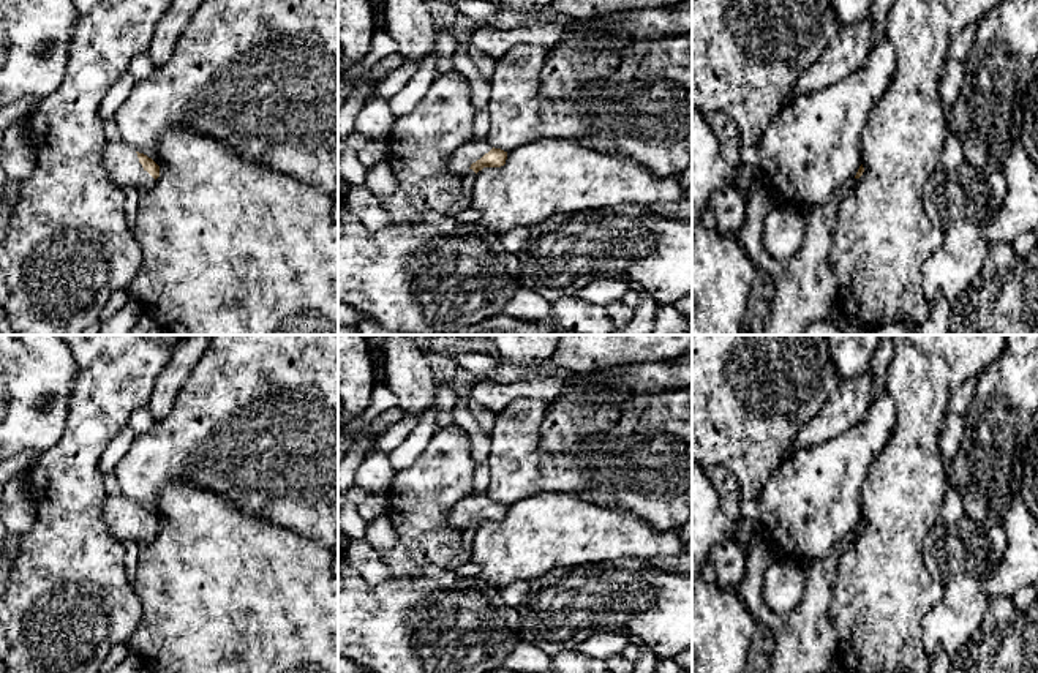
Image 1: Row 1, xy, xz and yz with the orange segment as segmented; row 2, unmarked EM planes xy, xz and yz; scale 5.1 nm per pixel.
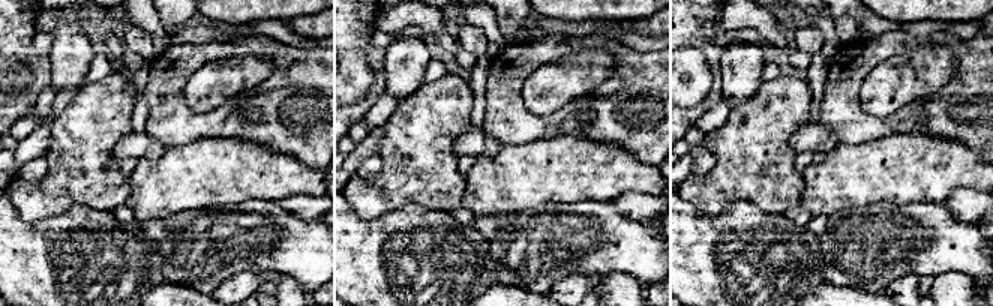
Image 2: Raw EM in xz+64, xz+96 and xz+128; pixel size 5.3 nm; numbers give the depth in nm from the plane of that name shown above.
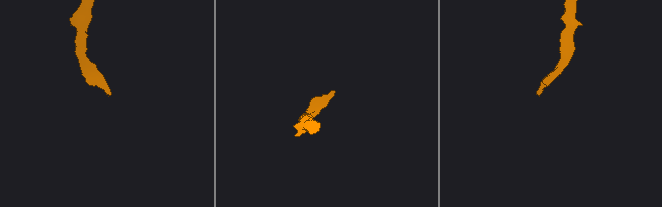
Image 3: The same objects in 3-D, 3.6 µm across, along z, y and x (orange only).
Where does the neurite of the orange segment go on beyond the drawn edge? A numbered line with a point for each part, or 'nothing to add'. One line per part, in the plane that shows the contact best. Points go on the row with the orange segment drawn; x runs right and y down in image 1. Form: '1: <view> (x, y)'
1: xy (120, 160)

